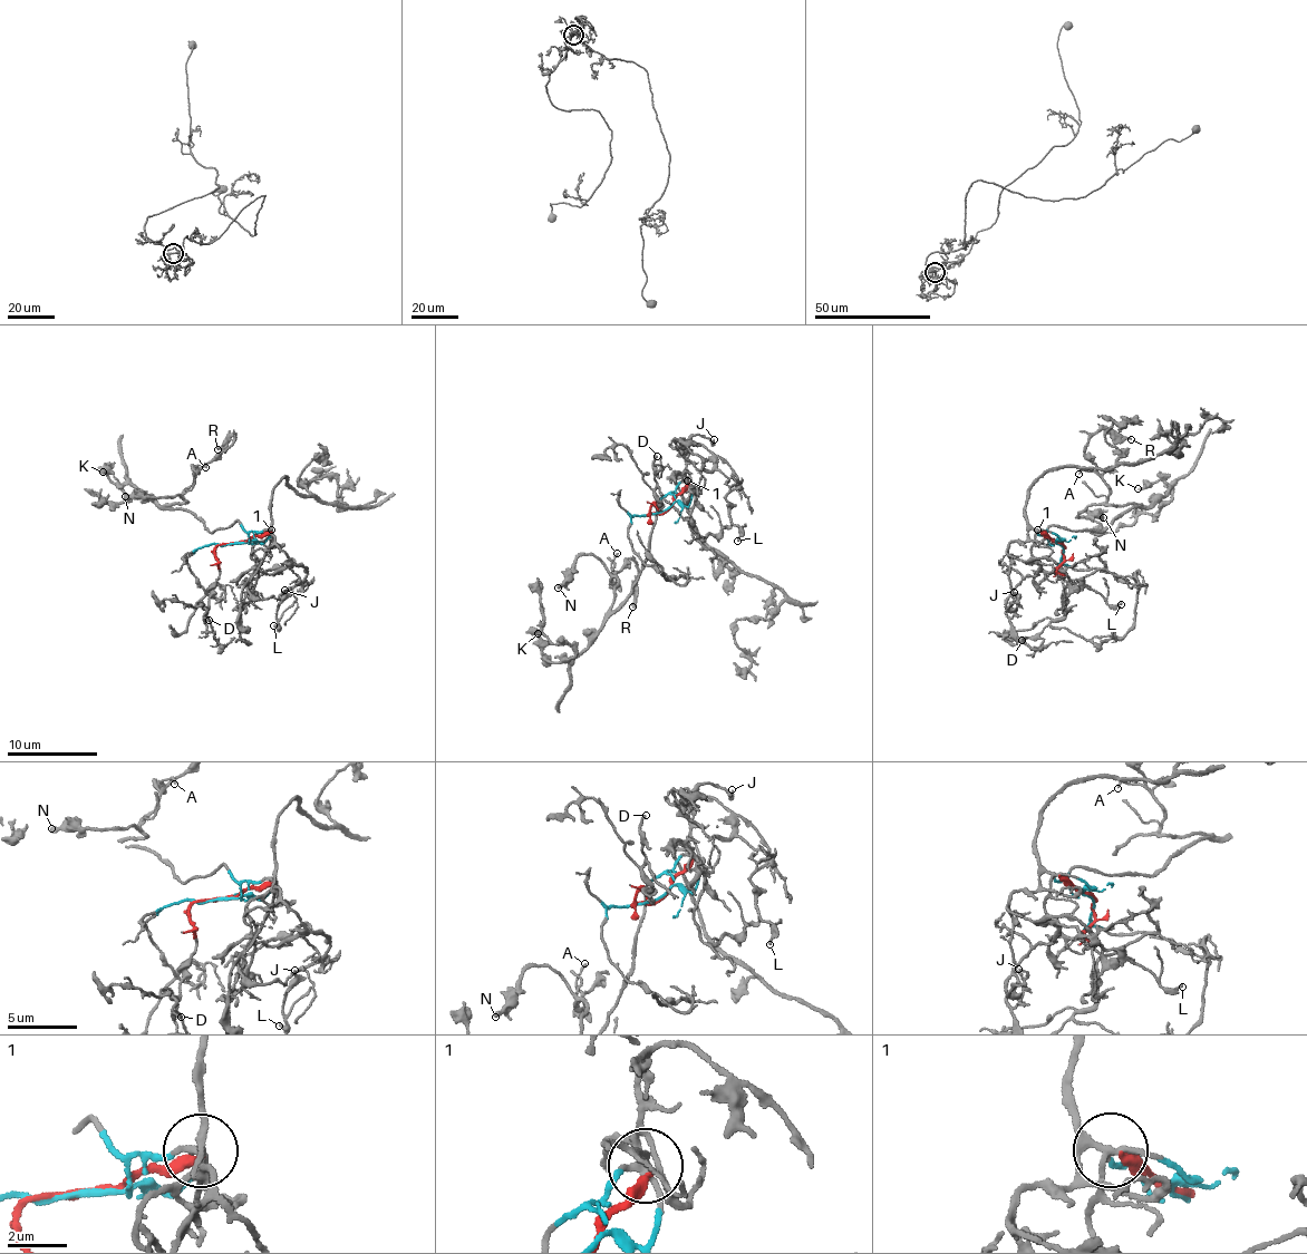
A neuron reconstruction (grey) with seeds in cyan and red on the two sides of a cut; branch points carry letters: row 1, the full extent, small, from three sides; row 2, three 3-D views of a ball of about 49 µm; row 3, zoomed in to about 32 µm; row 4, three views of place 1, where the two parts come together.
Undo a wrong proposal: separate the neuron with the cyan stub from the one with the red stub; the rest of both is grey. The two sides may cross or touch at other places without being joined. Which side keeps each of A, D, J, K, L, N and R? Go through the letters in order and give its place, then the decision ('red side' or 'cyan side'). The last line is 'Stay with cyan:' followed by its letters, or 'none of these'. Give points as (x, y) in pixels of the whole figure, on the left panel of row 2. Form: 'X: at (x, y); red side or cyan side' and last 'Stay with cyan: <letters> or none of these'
A: at (205, 467); cyan side
D: at (209, 620); red side
J: at (284, 590); red side
K: at (103, 472); cyan side
L: at (273, 625); red side
N: at (125, 496); cyan side
R: at (218, 449); cyan side
Stay with cyan: A, K, N, R

